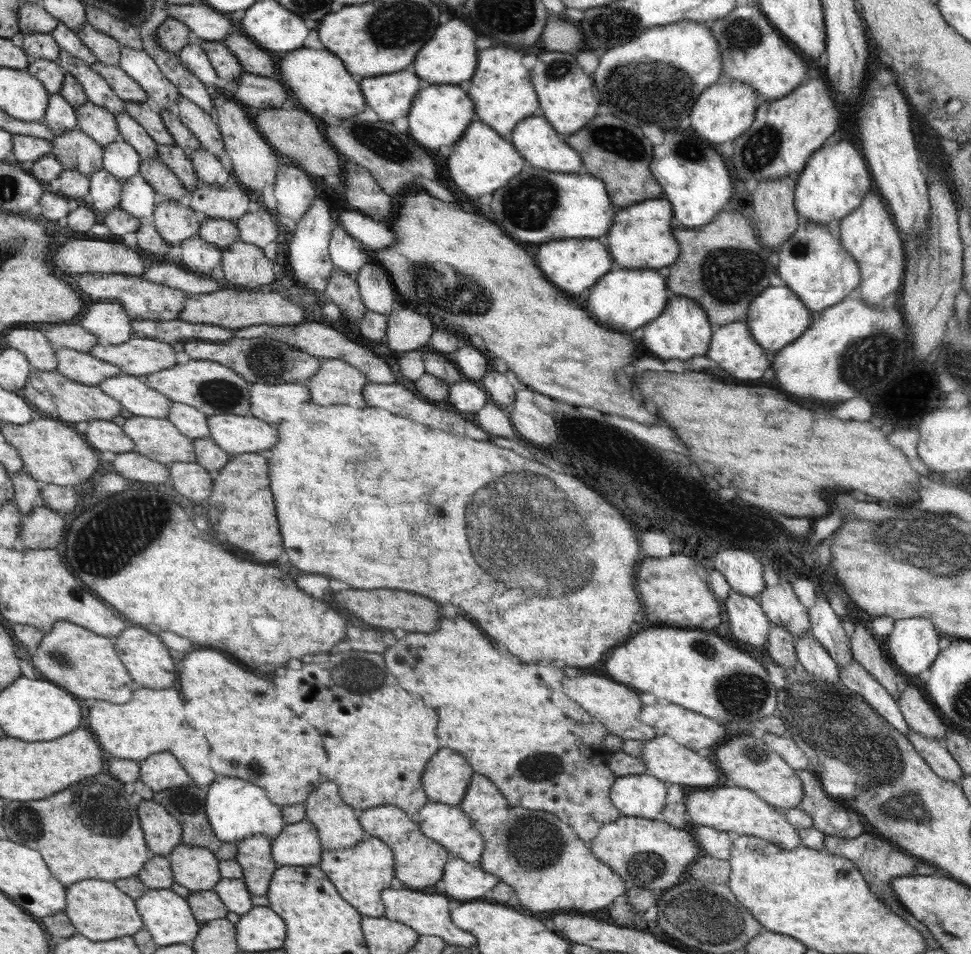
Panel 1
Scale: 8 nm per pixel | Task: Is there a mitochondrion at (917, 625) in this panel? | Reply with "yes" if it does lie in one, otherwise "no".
no

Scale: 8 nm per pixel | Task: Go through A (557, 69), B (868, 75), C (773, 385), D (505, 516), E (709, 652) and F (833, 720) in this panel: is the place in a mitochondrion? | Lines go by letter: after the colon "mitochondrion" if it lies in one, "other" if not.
A: mitochondrion
B: other
C: other
D: mitochondrion
E: mitochondrion
F: mitochondrion

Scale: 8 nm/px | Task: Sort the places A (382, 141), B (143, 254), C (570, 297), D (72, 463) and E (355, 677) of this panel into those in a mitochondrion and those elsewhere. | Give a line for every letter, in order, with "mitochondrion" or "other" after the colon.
A: mitochondrion
B: other
C: other
D: other
E: mitochondrion

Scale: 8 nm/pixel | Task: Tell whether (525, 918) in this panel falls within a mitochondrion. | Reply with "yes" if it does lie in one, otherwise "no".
no

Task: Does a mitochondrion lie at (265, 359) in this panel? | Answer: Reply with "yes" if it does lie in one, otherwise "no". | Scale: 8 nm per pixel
yes

